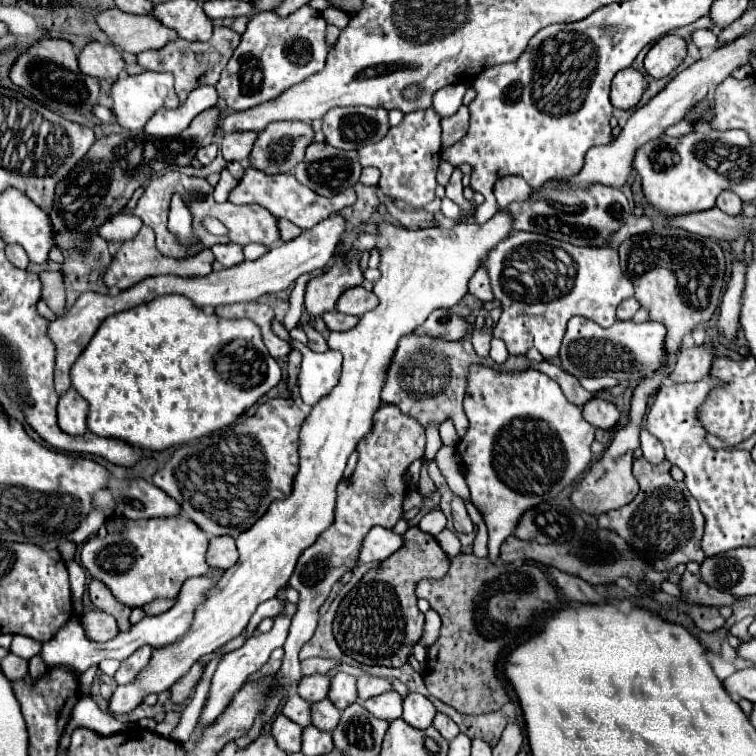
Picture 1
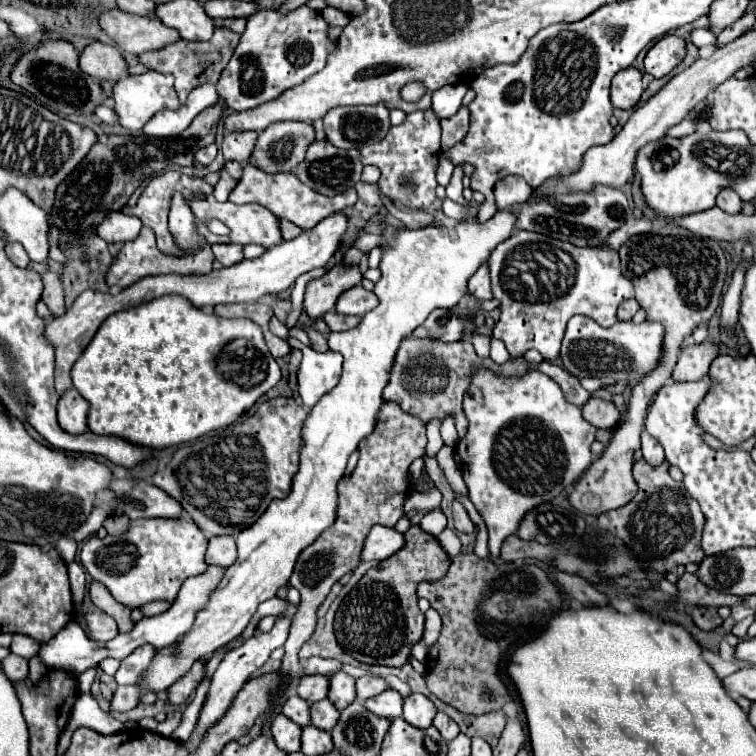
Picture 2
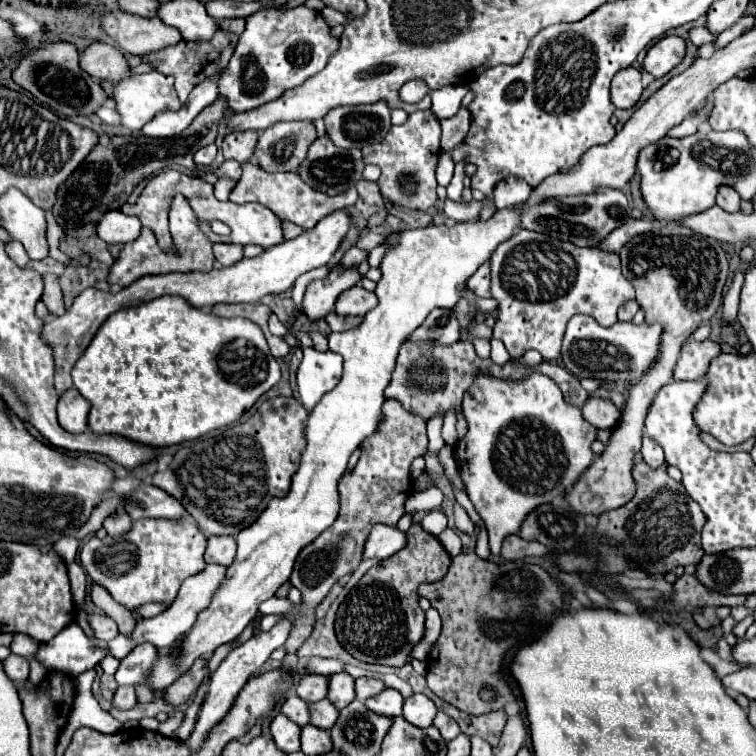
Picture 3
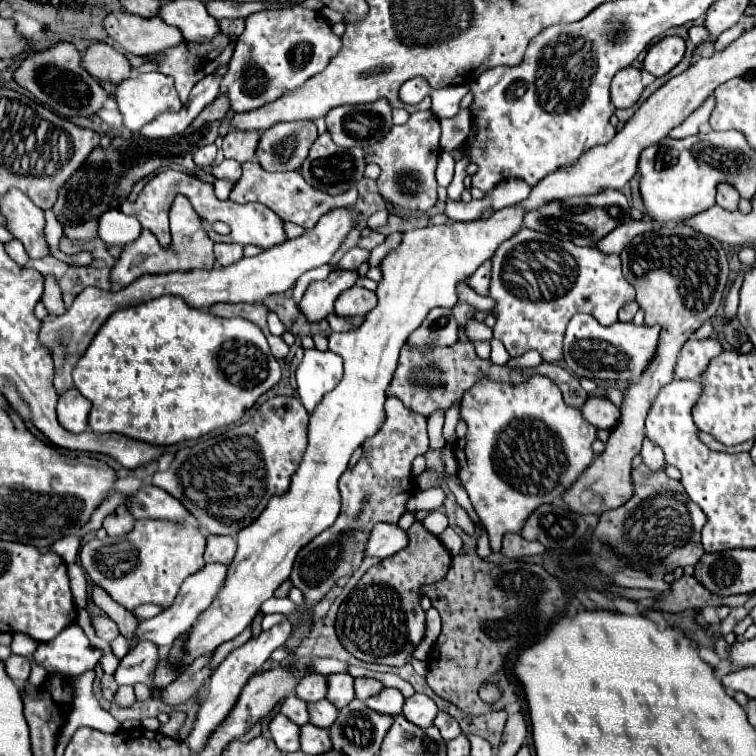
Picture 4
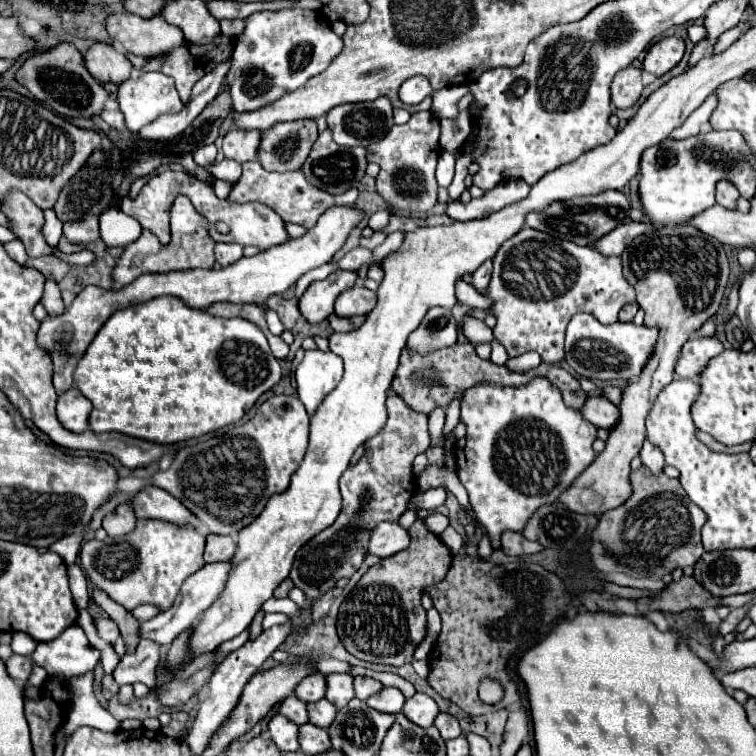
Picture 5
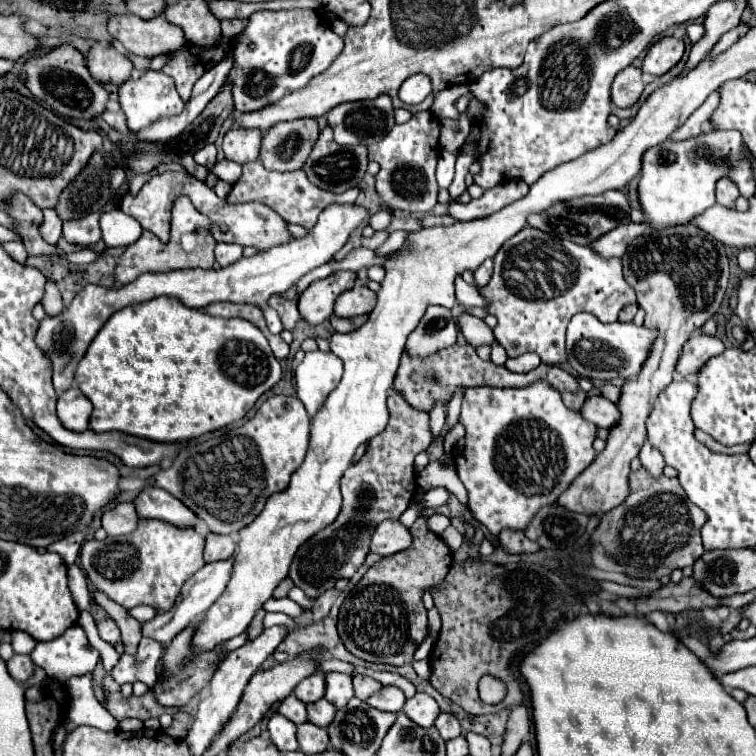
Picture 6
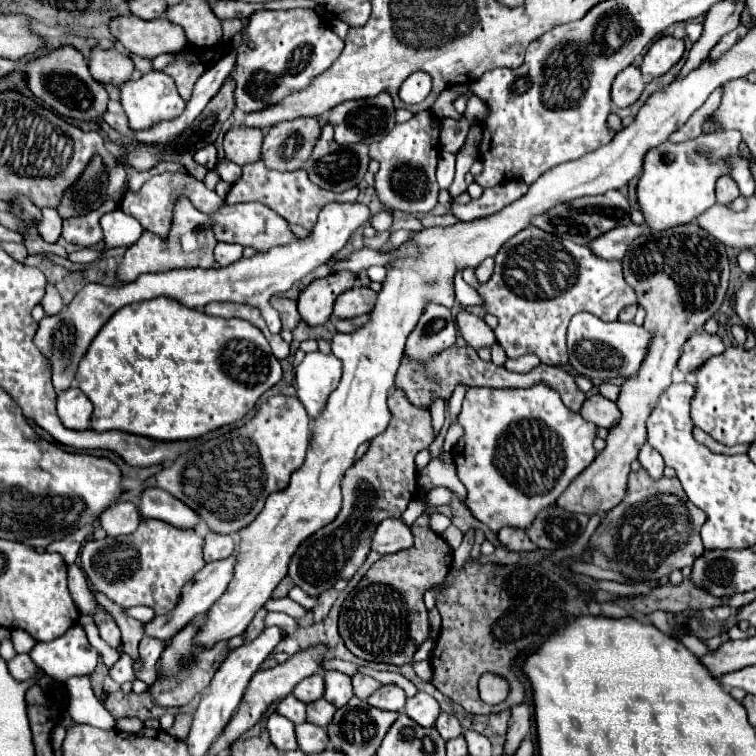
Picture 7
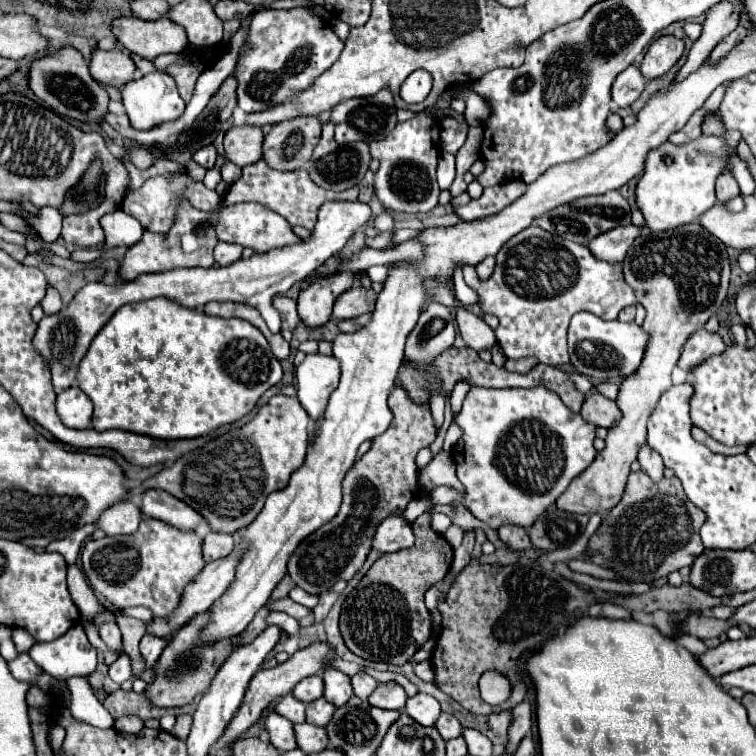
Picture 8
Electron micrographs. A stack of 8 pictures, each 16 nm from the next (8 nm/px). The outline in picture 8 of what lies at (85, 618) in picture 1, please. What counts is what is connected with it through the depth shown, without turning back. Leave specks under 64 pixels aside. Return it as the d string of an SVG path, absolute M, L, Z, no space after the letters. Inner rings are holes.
M104 622L100 624L100 638L118 654L122 654L122 636L120 636L120 628L116 626L116 622Z

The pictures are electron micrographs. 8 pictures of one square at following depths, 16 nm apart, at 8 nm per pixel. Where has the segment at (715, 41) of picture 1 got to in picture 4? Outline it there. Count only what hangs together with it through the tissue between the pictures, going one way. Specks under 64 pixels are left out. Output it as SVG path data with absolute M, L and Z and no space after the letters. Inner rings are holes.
M694 26L694 28L690 28L690 40L696 46L700 46L702 42L708 42L710 40L710 34L708 34L708 30L704 26Z

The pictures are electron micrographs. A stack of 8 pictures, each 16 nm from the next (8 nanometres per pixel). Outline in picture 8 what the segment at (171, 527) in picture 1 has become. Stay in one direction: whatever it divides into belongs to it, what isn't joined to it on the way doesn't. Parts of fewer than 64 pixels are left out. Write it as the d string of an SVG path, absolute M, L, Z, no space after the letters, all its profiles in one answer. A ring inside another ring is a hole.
M154 518L142 520L134 534L88 540L80 560L96 594L106 596L120 608L152 608L154 616L172 614L180 602L184 586L204 568L202 538L196 532L180 532Z

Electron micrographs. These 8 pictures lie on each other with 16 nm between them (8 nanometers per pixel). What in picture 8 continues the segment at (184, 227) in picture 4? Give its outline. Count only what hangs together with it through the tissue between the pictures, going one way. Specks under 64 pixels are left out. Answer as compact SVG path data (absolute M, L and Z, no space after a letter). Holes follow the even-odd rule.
M184 200L178 204L174 224L166 236L146 230L142 234L140 242L136 242L134 246L128 248L128 252L124 254L124 258L120 262L118 276L124 282L130 282L146 272L164 272L164 270L174 270L174 268L196 268L196 266L212 268L212 264L214 264L212 250L214 250L216 242L218 240L216 240L216 232L212 226L212 216L208 212L200 212L192 206L188 206Z

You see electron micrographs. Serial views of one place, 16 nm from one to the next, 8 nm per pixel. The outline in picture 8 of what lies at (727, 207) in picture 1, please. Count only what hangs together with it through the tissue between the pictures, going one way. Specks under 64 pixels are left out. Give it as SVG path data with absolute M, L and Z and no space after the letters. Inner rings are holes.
M724 172L722 176L718 176L716 180L716 198L720 204L726 204L728 200L740 196L740 190L738 190L738 184L736 180L732 178L730 172Z

